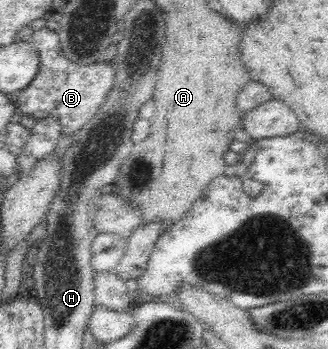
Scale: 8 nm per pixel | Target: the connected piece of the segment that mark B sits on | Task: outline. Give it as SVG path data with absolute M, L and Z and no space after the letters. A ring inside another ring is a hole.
M42 27L32 33L30 42L39 53L40 63L37 75L17 93L17 112L31 115L35 119L45 119L52 115L58 121L65 137L73 136L95 117L109 91L115 87L115 60L95 62L92 66L74 63L63 54L60 37L53 29Z

